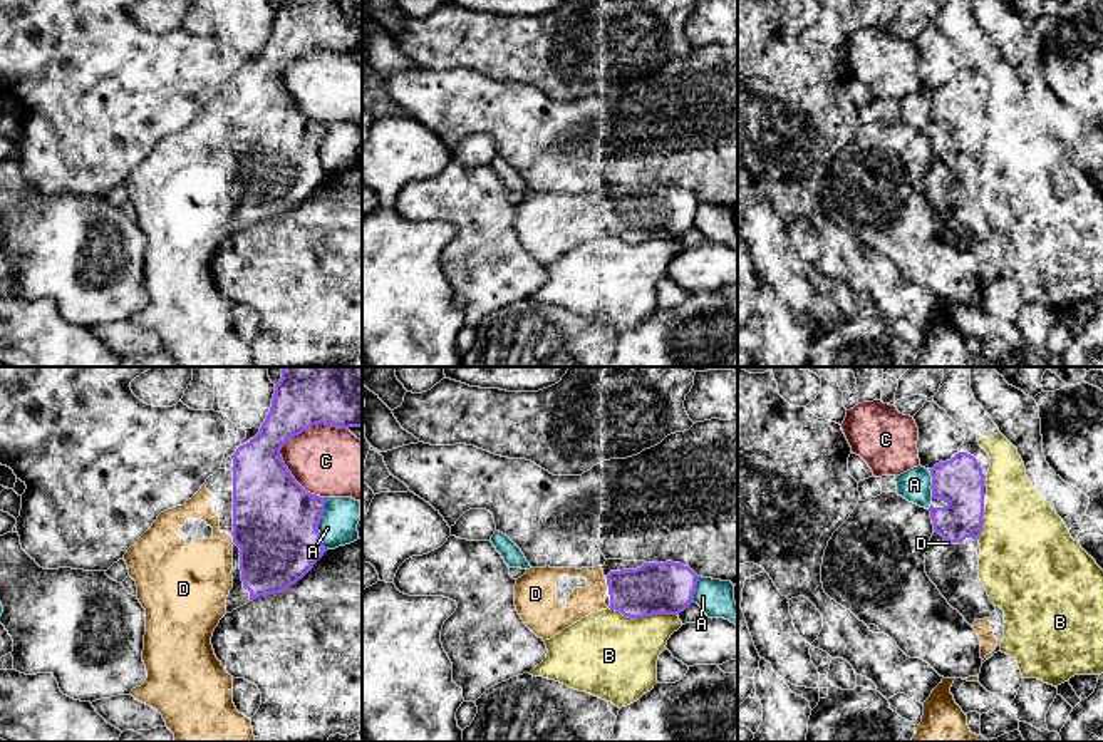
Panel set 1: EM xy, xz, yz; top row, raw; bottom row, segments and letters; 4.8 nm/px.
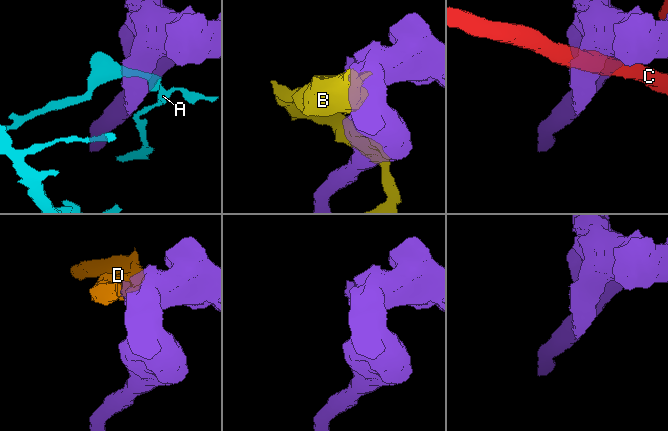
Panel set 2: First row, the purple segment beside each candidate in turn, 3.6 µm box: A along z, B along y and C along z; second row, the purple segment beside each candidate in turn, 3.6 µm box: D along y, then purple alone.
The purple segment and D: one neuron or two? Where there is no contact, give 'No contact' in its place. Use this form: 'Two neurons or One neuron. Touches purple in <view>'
One neuron. Touches purple in xz

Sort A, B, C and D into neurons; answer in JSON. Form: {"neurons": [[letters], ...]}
{"neurons": [["A"], ["B"], ["C"], ["D"]]}

